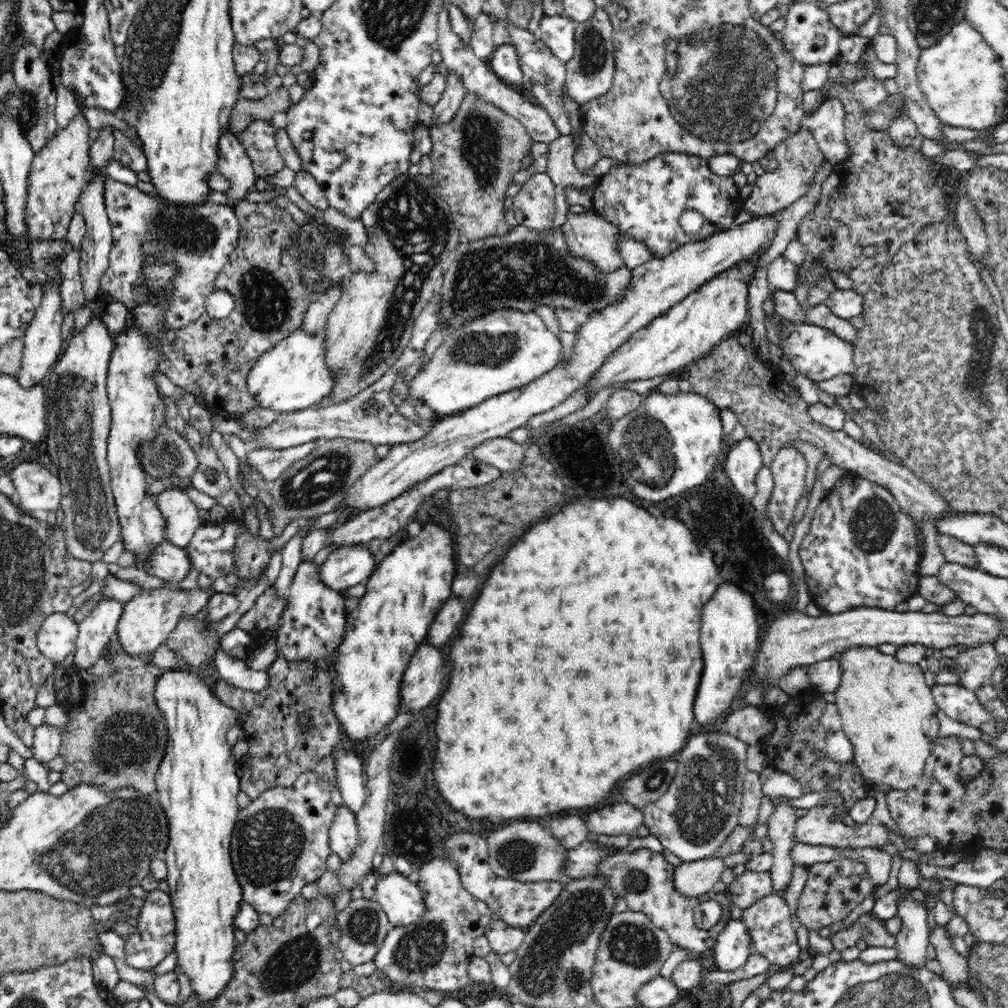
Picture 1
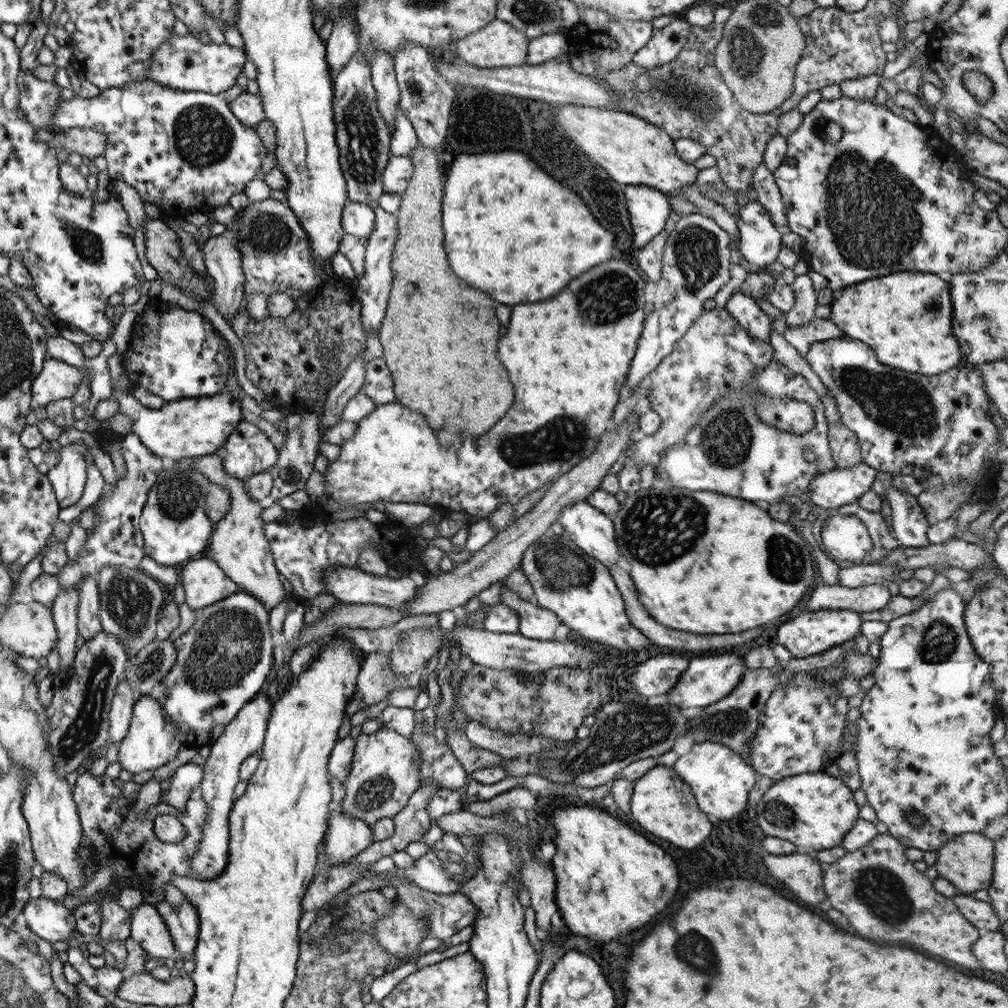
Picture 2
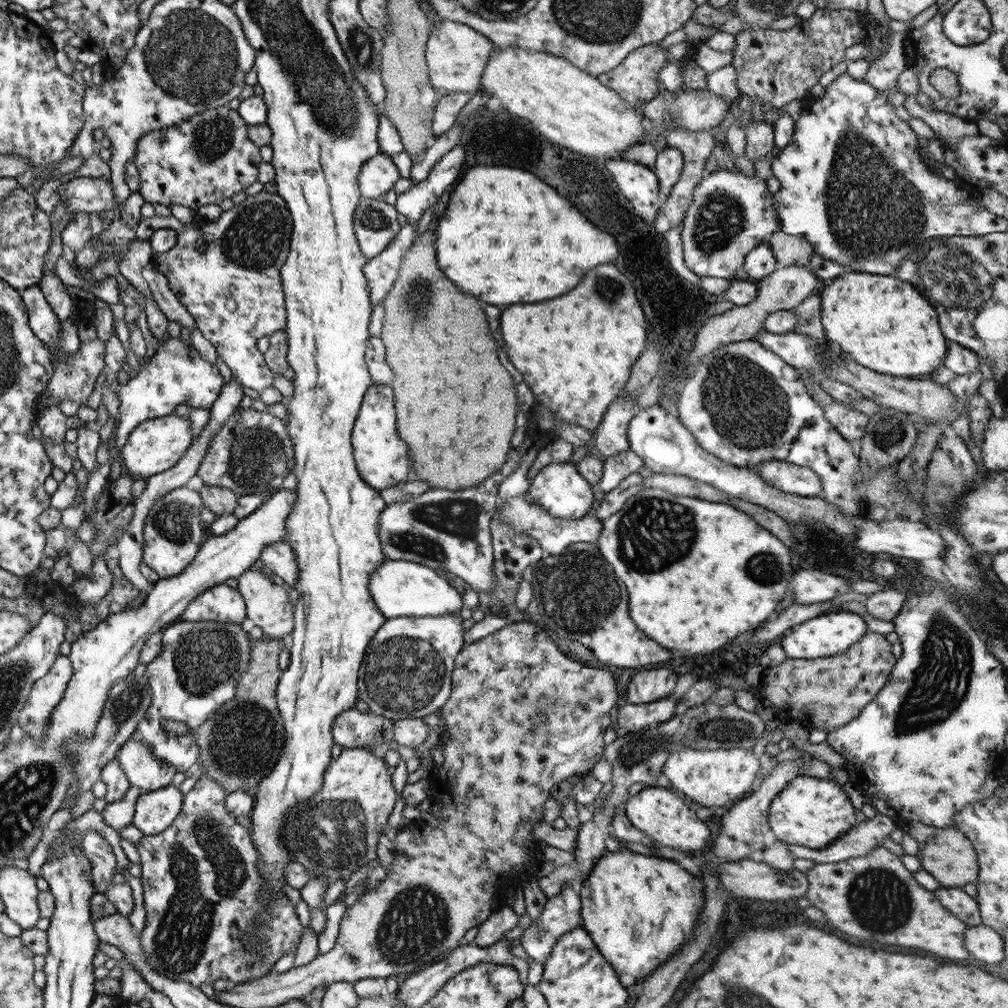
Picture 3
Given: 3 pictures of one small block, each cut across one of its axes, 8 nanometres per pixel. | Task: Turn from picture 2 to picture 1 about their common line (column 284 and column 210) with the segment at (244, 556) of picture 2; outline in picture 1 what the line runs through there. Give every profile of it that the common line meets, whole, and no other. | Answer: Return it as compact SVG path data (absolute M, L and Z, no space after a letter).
M166 586L145 590L140 596L134 595L131 600L124 603L116 632L118 643L126 655L132 657L150 655L160 644L168 639L168 635L180 620L180 616L194 616L200 608L209 604L214 591L204 591L197 588L183 590L169 590Z

